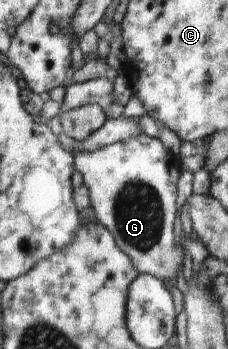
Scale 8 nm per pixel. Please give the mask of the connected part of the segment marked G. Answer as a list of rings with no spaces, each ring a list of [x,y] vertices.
[[[146,133],[120,142],[98,148],[92,152],[82,151],[79,142],[66,136],[58,135],[61,145],[74,154],[75,170],[82,176],[88,189],[92,210],[98,223],[103,224],[114,237],[118,248],[127,254],[138,273],[148,273],[162,280],[177,278],[182,271],[182,260],[185,249],[176,245],[174,220],[176,220],[176,182],[180,173],[180,157],[170,152],[158,137],[150,137]]]

